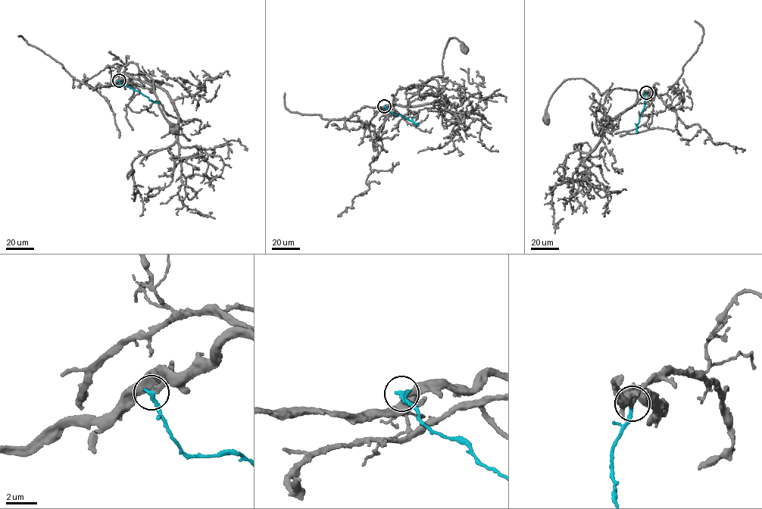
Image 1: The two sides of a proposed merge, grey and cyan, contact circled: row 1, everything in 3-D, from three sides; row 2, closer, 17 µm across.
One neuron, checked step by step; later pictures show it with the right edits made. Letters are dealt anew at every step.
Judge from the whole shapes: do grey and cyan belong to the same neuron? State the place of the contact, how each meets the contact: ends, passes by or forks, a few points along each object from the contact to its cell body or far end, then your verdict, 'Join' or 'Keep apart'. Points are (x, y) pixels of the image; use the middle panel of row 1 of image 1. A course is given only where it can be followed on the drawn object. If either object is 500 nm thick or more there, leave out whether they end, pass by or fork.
Place: (384, 106). At the ring grey ends. At the ring cyan ends. Course of grey: (384, 106), (406, 106), (409, 98), (432, 77), (442, 75), (443, 53), (449, 39), (457, 39), (464, 50). Course of cyan: (384, 106), (418, 125). Keep apart

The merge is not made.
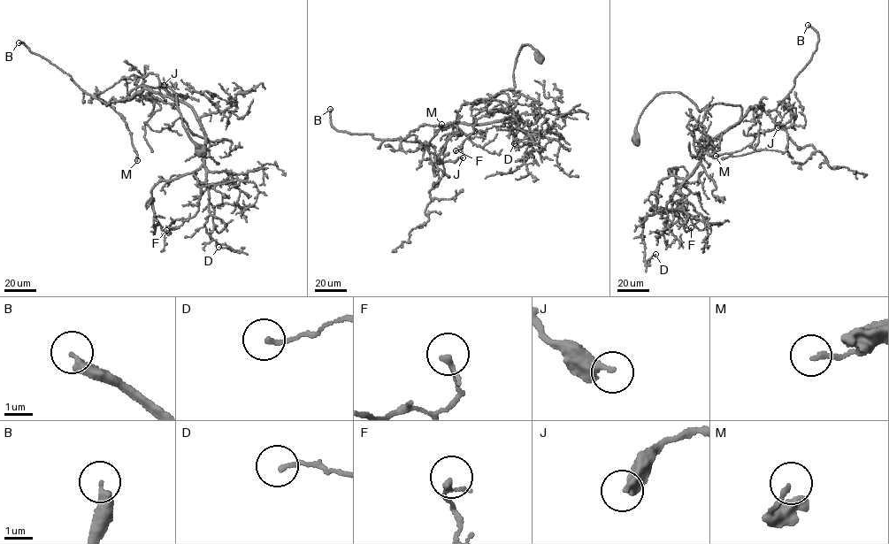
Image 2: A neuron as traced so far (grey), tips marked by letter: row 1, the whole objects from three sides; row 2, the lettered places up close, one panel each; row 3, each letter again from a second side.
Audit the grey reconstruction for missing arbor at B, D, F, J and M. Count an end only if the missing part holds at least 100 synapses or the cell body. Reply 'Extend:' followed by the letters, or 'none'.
Extend: B

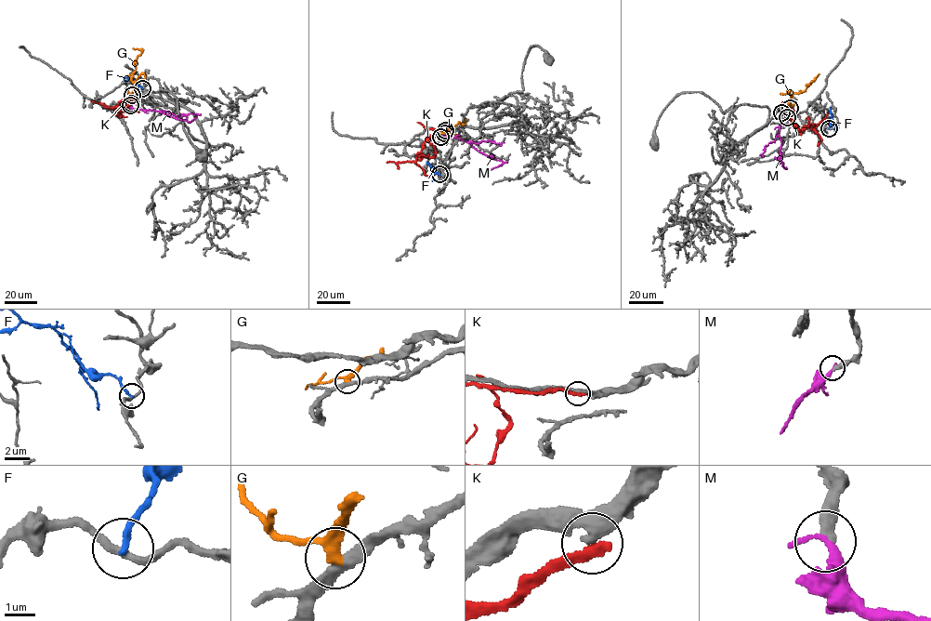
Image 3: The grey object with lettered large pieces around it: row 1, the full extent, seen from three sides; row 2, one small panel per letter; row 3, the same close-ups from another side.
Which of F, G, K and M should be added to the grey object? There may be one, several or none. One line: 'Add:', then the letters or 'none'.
Add: M

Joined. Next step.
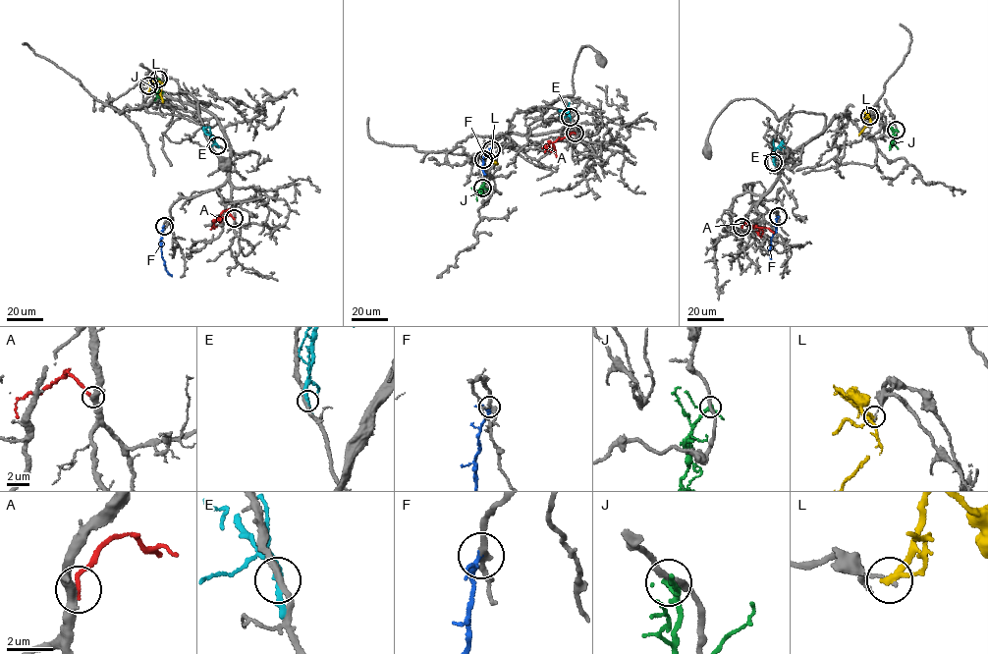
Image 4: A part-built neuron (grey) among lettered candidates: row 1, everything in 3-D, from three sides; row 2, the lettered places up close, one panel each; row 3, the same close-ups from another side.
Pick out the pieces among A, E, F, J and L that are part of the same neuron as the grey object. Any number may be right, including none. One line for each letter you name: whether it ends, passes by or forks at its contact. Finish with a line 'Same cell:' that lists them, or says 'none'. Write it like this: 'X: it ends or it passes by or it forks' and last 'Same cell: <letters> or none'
F: it passes by
Same cell: F

